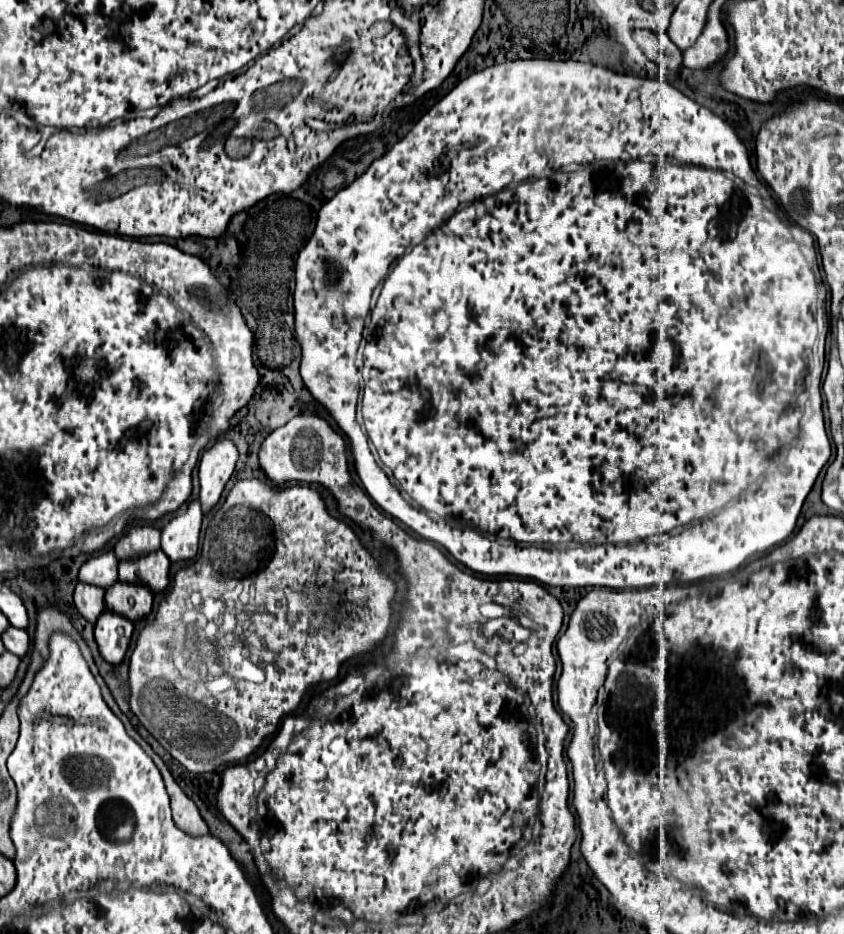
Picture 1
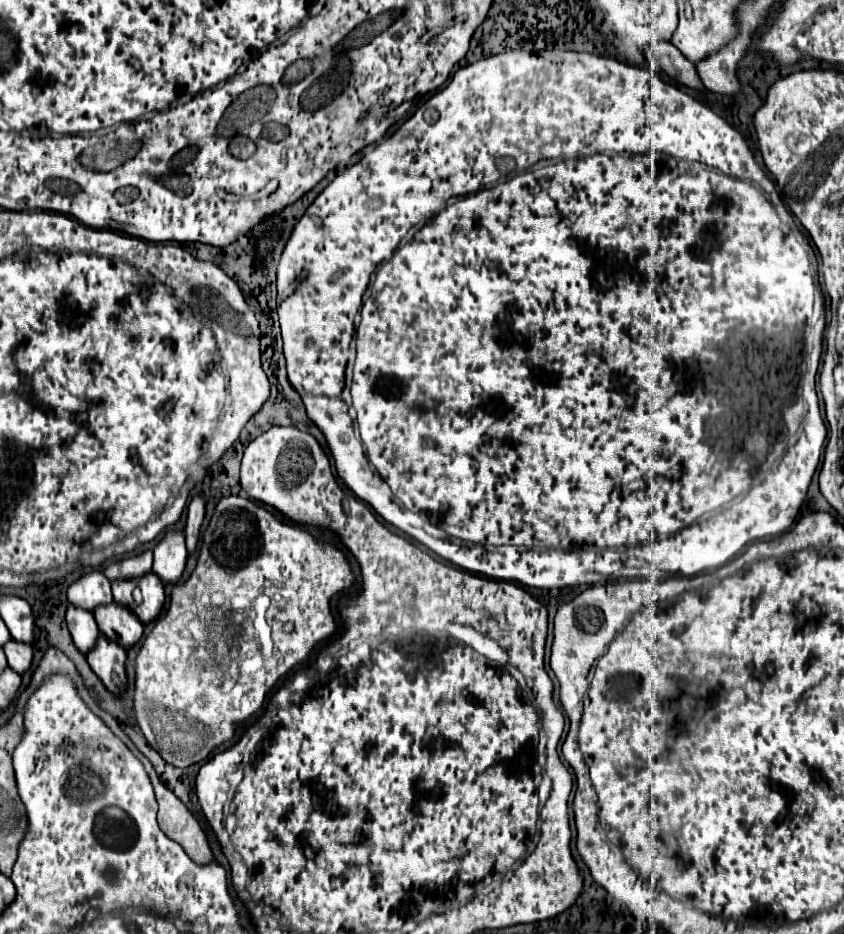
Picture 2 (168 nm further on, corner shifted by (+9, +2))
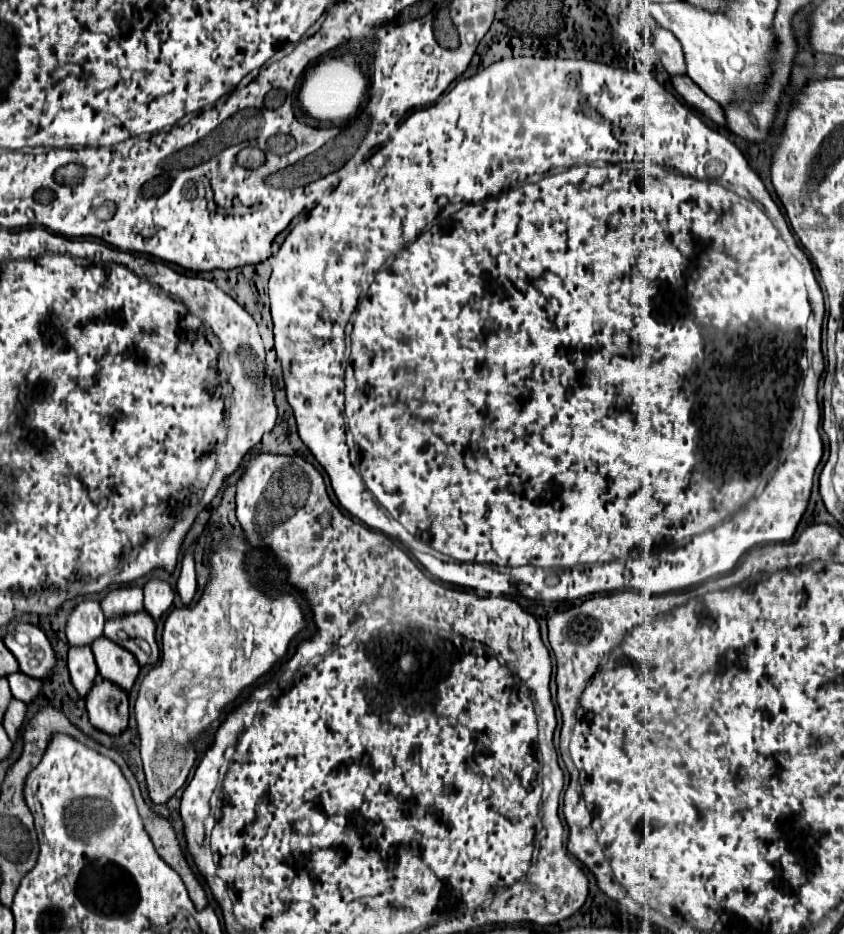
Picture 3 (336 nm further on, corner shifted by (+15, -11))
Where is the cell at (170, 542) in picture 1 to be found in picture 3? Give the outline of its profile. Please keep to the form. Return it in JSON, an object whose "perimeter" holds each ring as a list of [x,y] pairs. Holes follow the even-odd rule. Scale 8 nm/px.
{"perimeter":[[[150,578],[144,586],[144,610],[152,612],[152,618],[158,620],[174,600],[174,590],[166,580]]]}

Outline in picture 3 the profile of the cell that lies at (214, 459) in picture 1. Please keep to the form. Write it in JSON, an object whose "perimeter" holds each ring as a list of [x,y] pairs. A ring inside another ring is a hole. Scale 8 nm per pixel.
{"perimeter":[[[184,552],[182,570],[180,570],[176,590],[178,590],[184,604],[190,604],[190,600],[196,594],[196,574],[194,574],[194,556],[192,556],[192,552]]]}

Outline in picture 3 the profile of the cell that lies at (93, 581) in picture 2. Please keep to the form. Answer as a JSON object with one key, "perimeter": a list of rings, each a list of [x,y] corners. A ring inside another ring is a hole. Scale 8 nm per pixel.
{"perimeter":[[[84,600],[80,602],[66,620],[66,638],[72,646],[82,646],[100,638],[104,630],[104,612],[100,602]]]}

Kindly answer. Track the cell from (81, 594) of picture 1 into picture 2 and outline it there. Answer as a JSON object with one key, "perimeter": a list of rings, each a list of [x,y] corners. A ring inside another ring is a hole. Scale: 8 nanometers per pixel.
{"perimeter":[[[70,605],[68,611],[66,611],[66,623],[68,623],[68,629],[70,629],[70,635],[72,635],[72,641],[74,641],[76,649],[82,655],[90,653],[90,649],[94,649],[94,645],[100,637],[94,615],[90,611],[76,609],[76,607]]]}

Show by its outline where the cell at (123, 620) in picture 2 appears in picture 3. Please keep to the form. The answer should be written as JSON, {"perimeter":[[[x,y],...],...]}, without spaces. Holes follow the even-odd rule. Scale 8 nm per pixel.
{"perimeter":[[[106,636],[96,638],[90,648],[96,658],[98,674],[102,678],[112,678],[112,680],[120,682],[120,686],[124,686],[124,690],[130,690],[138,676],[138,670],[140,670],[140,664],[134,658],[134,654],[124,650],[118,644],[114,644]]]}

